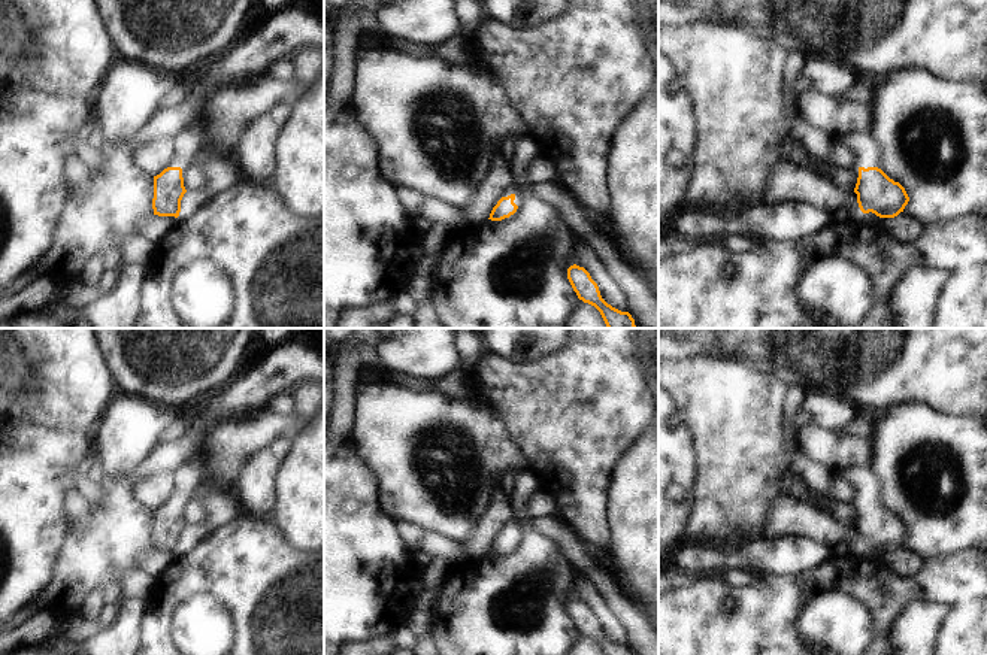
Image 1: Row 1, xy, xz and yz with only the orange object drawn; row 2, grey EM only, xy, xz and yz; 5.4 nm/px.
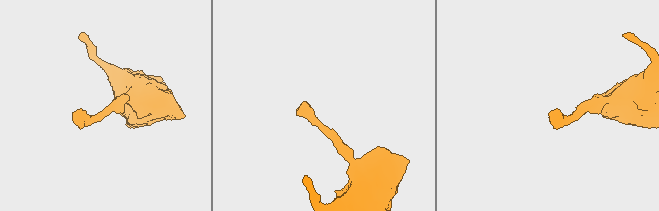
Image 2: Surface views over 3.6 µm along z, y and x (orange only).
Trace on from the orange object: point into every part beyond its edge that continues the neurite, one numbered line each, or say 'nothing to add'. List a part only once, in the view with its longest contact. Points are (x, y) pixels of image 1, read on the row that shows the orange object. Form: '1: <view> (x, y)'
1: yz (866, 151)

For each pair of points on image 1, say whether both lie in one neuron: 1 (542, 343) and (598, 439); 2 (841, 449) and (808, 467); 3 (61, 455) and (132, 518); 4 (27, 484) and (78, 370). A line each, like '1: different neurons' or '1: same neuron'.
1: different neurons
2: different neurons
3: different neurons
4: different neurons

